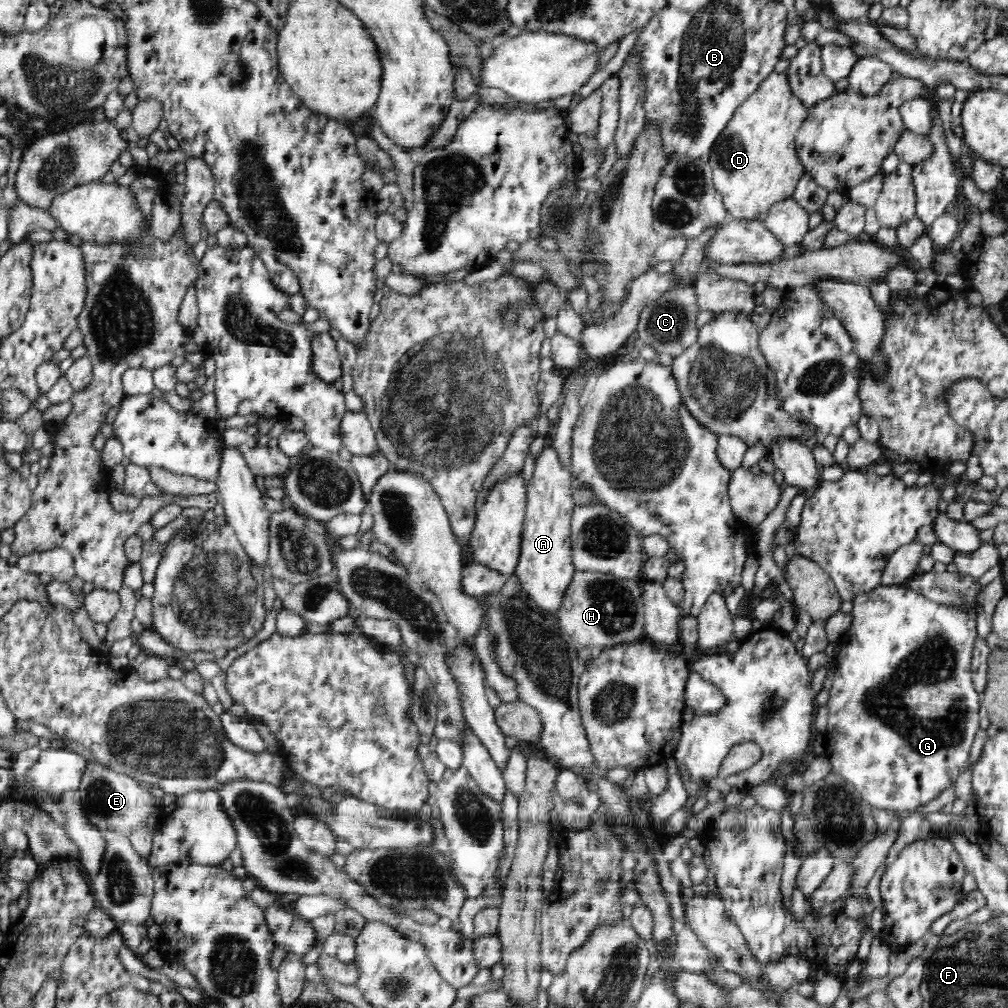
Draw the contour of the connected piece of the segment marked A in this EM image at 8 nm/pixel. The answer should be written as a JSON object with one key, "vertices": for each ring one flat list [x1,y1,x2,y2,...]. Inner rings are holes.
{"vertices":[[546,446,537,458,536,470,527,485,527,506,523,521,523,532,521,539,521,554,515,567,515,575,522,586,522,593,530,600,538,610,546,611,556,616,559,607,562,606,562,596,566,588,572,582,575,566,573,563,573,547,571,540,571,524,575,502,572,498,572,472,564,469,557,459,556,450,553,446]]}

